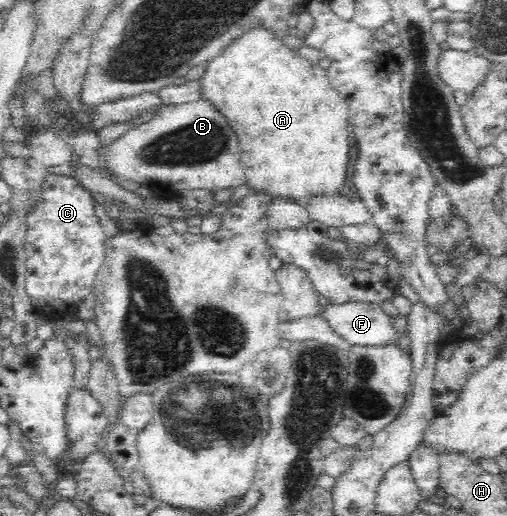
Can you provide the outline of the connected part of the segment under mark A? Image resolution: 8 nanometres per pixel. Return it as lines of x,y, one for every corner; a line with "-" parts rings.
263,28
243,34
205,65
207,69
201,78
203,98
227,117
227,124
235,129
246,183
254,192
305,207
315,197
339,196
349,161
349,107
330,85
322,67
310,63

